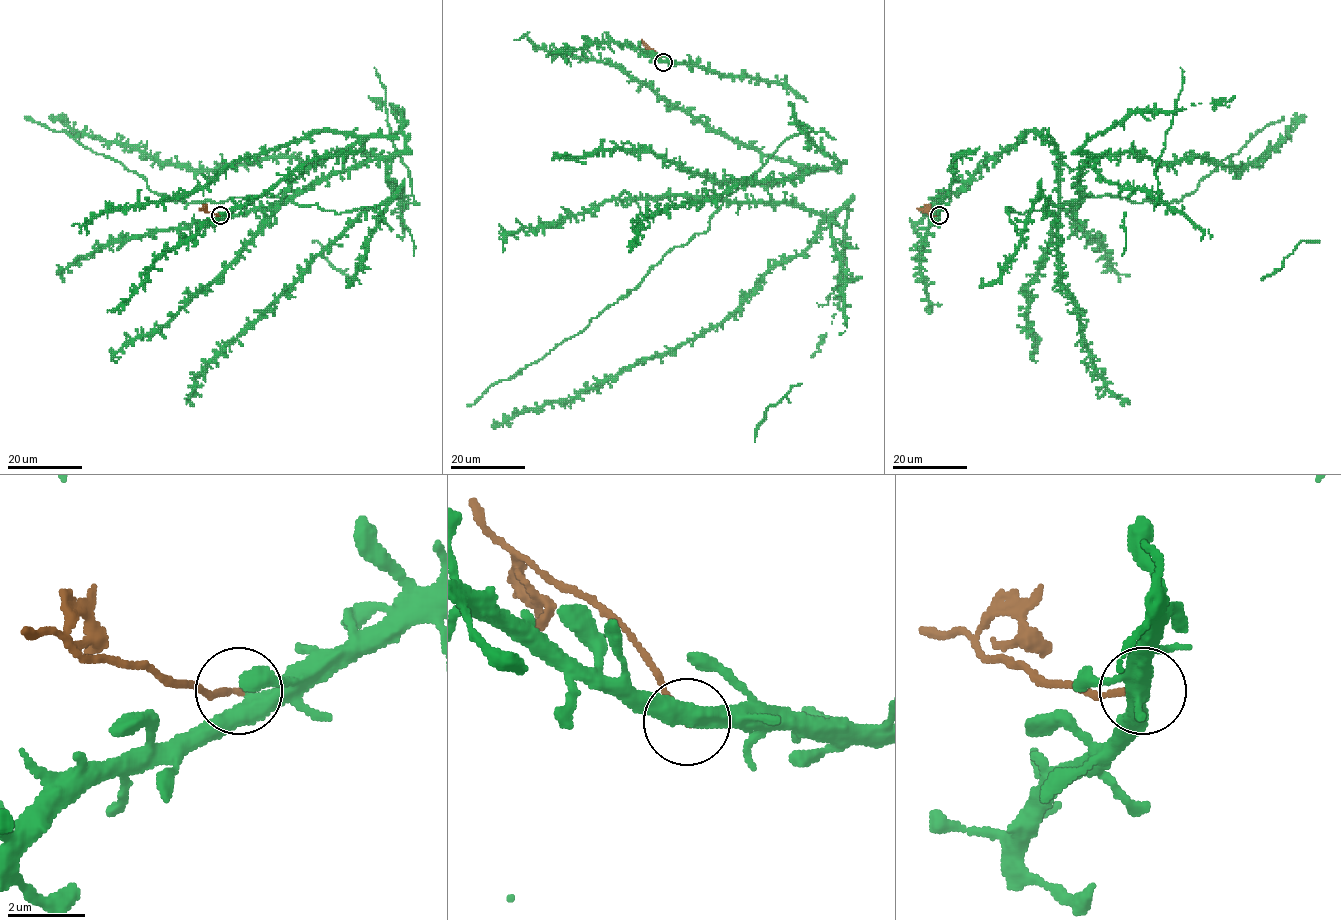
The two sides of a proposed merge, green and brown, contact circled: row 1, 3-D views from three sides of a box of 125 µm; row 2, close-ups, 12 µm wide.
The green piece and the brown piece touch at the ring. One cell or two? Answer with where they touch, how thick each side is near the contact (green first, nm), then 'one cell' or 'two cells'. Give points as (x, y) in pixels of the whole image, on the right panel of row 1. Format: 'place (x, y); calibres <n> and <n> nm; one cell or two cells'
place (939, 215); calibres 400 and 170 nm; two cells

